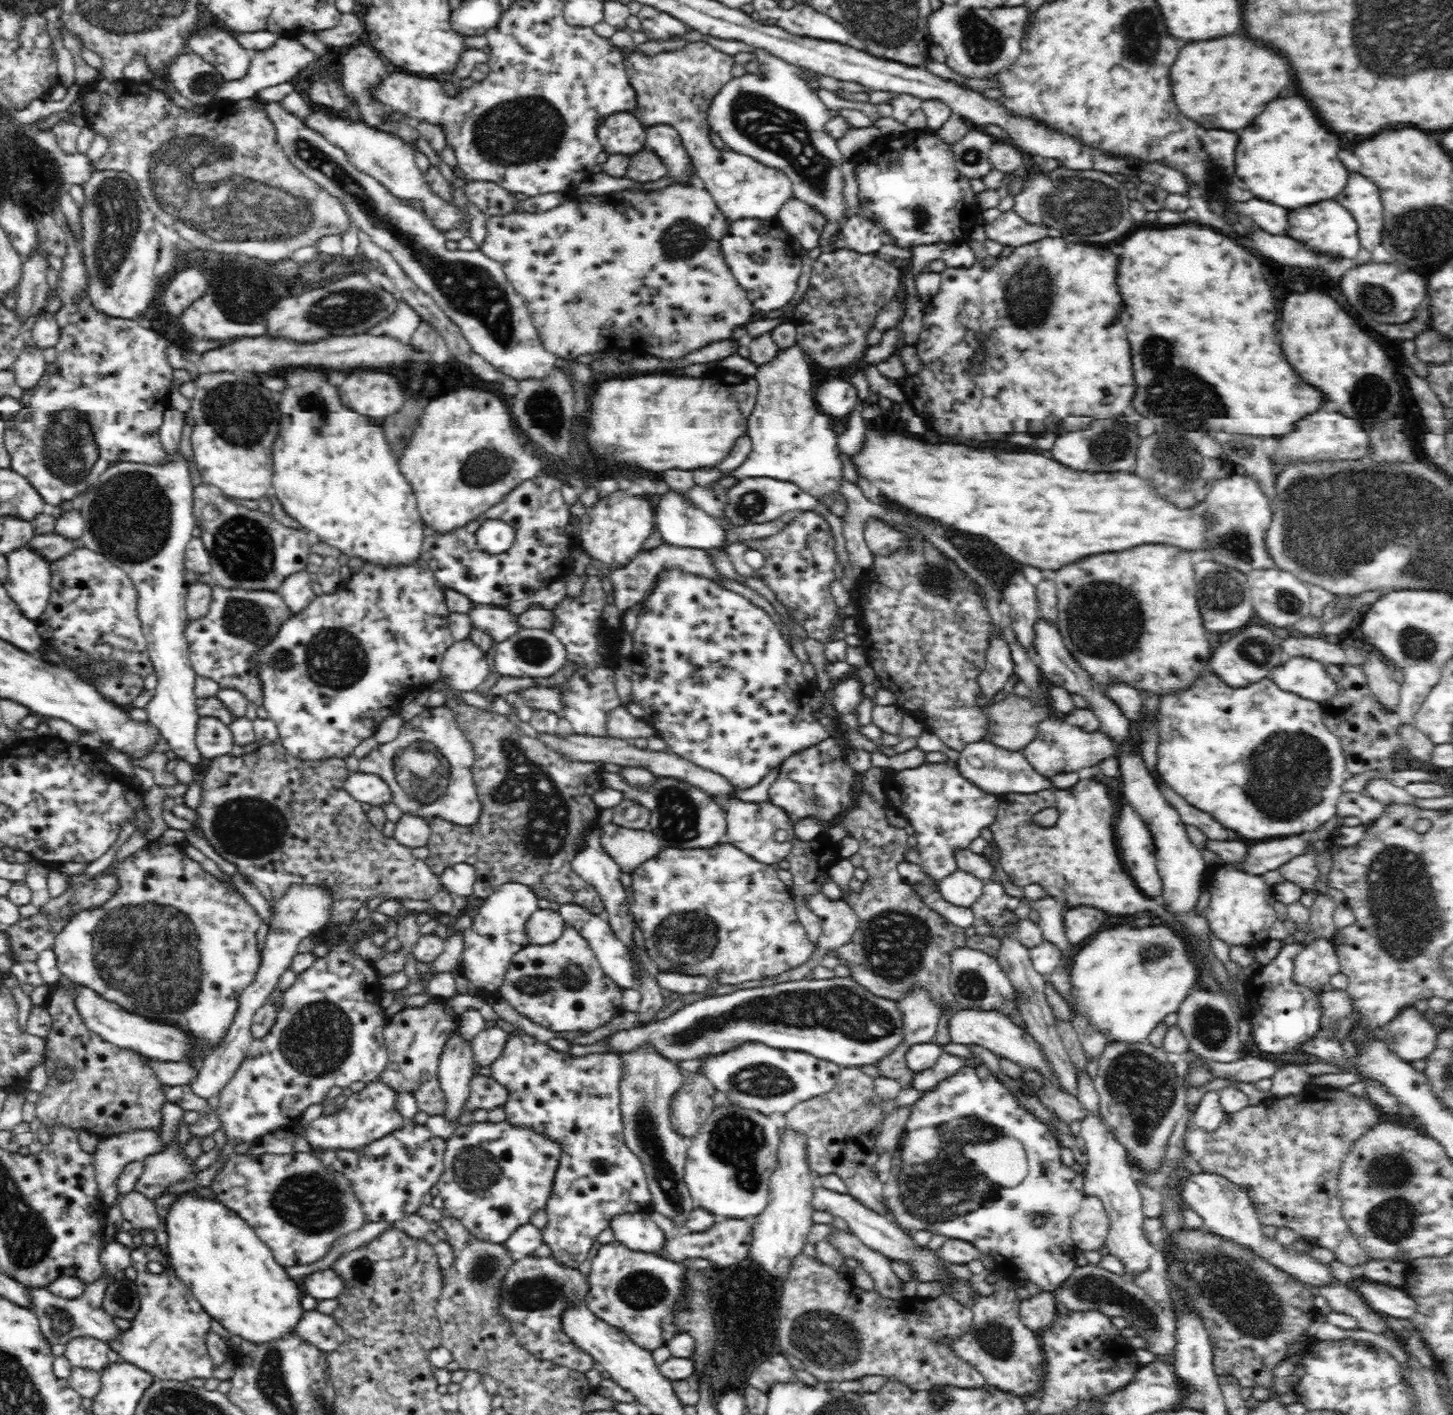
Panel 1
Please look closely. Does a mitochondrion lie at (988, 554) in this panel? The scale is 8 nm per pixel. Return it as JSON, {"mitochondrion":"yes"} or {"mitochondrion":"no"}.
{"mitochondrion":"yes"}

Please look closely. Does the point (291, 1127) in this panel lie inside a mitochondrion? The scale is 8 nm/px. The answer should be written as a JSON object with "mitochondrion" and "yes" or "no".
{"mitochondrion":"no"}

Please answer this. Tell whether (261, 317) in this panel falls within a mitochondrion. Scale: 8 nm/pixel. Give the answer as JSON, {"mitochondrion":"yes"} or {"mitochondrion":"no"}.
{"mitochondrion":"no"}

